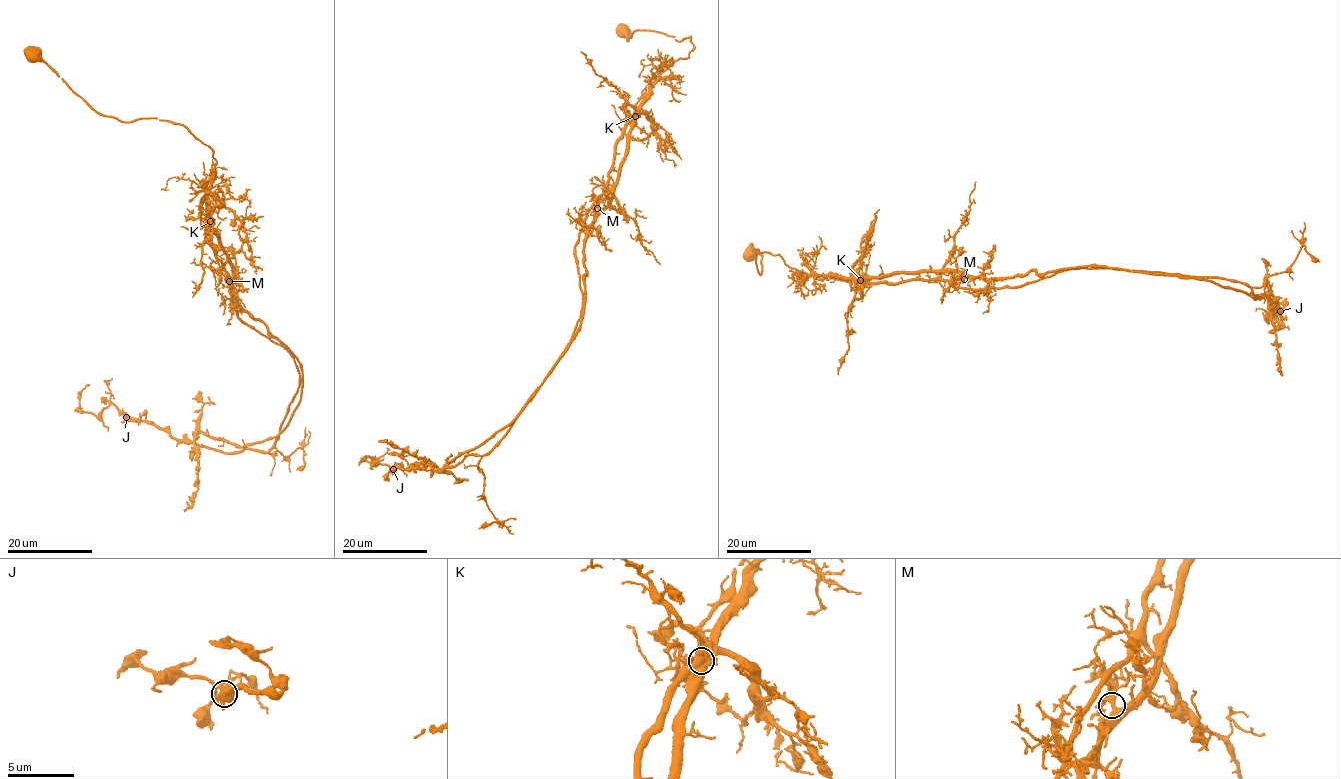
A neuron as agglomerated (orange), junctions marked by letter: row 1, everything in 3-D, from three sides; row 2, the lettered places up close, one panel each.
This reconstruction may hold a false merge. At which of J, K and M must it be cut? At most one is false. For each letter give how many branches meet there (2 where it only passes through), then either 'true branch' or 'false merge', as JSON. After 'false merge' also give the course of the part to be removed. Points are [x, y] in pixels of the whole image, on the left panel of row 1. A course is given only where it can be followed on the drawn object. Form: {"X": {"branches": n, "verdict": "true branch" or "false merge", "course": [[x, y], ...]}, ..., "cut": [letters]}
{"J": {"branches": 3, "verdict": "true branch"}, "K": {"branches": 4, "verdict": "false merge", "course": [[210, 222], [234, 266], [231, 292], [293, 352], [304, 384], [270, 438], [238, 447], [198, 432], [185, 512]]}, "M": {"branches": 4, "verdict": "true branch"}, "cut": ["K"]}

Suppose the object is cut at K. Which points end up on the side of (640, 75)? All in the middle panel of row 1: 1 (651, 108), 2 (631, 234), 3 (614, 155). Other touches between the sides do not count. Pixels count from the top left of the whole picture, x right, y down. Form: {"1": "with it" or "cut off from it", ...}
{"1": "cut off from it", "2": "cut off from it", "3": "cut off from it"}

